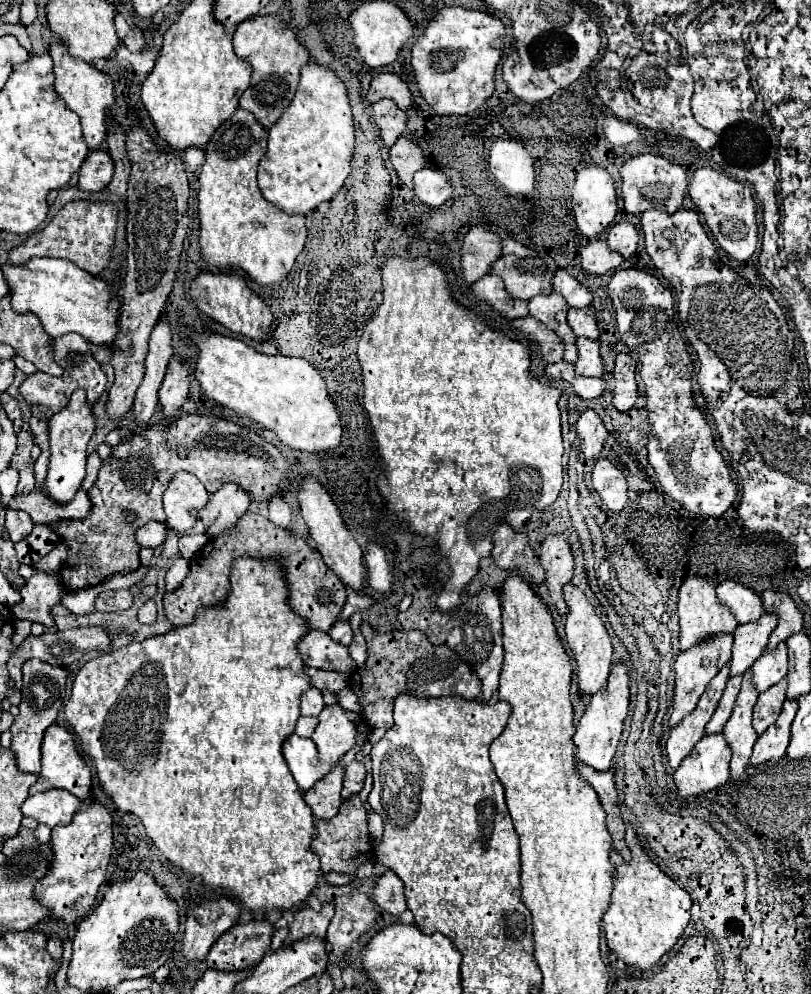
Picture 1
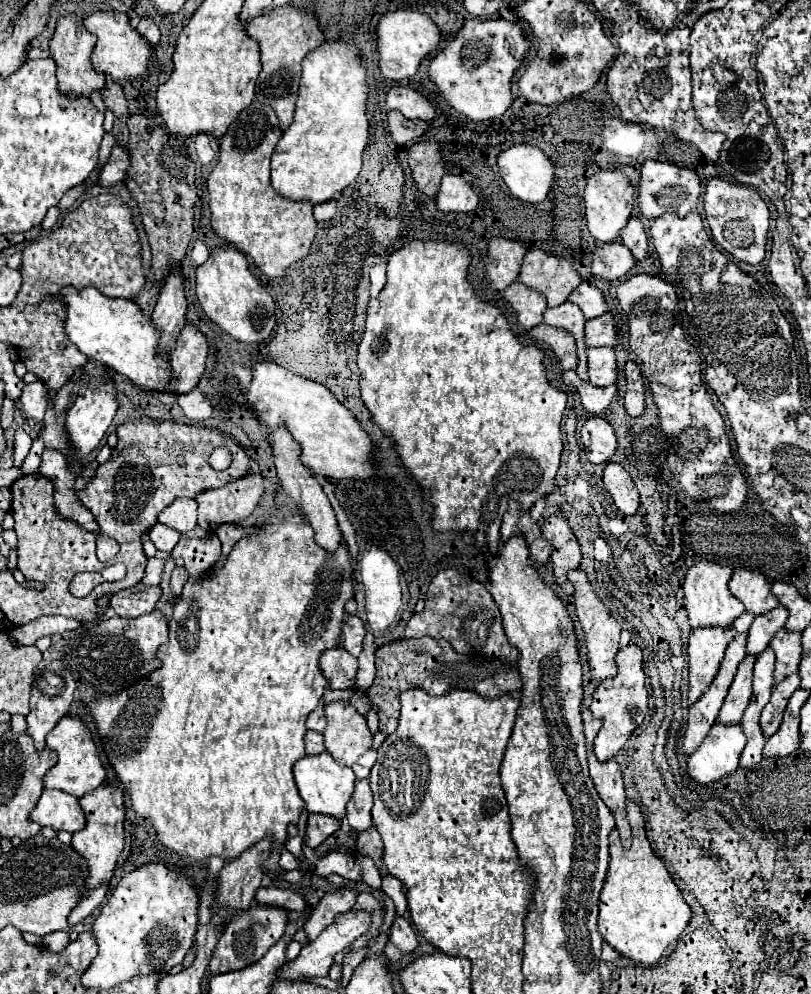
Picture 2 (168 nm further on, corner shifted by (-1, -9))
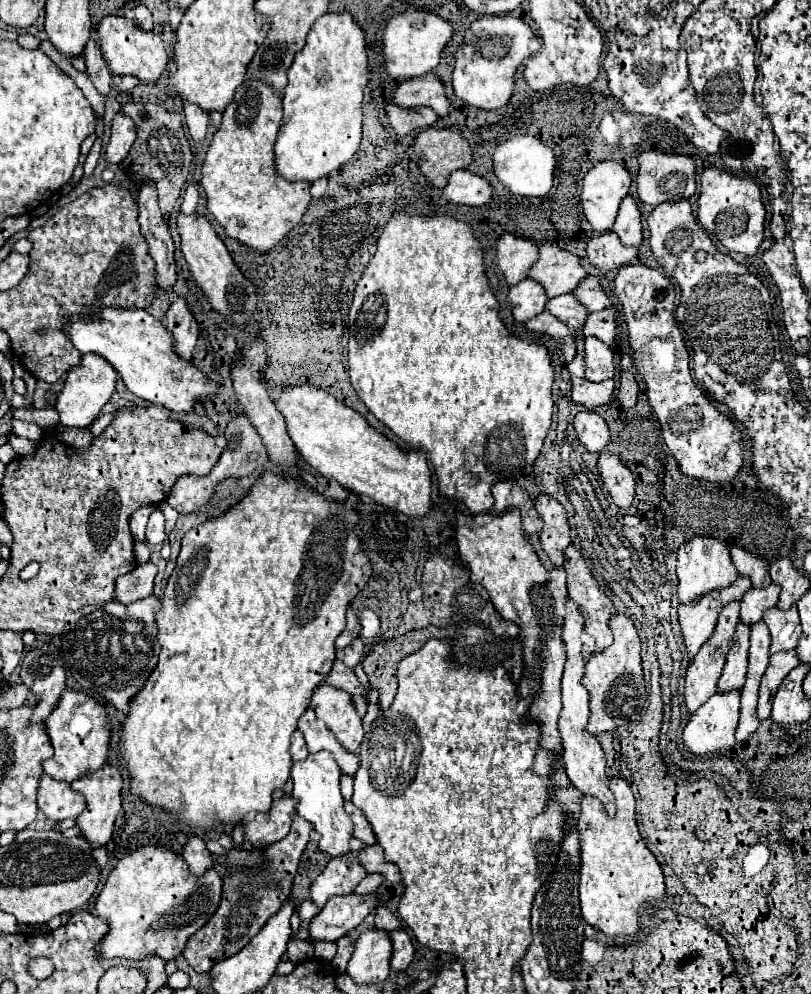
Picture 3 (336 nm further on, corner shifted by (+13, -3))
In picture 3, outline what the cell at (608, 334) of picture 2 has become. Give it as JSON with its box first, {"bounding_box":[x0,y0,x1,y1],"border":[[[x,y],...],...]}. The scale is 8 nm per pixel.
{"bounding_box":[583,307,615,345],"border":[[[607,307],[603,311],[597,311],[597,313],[589,313],[589,319],[585,321],[583,325],[583,335],[589,337],[597,337],[601,339],[603,343],[611,345],[613,343],[613,337],[615,337],[615,311],[613,307]]]}

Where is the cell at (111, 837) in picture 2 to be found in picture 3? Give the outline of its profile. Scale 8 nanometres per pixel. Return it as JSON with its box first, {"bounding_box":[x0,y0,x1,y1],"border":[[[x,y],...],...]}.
{"bounding_box":[71,765,123,847],"border":[[[105,765],[99,771],[95,771],[91,775],[85,775],[83,779],[73,781],[71,787],[73,787],[73,791],[85,795],[85,801],[87,801],[87,807],[77,817],[77,827],[81,829],[81,837],[85,841],[89,841],[91,847],[103,847],[111,839],[115,817],[119,815],[119,809],[121,809],[123,779],[121,779],[119,769],[115,765]]]}

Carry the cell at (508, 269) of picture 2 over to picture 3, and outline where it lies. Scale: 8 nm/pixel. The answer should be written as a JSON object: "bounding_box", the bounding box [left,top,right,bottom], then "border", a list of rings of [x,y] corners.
{"bounding_box":[497,233,537,285],"border":[[[511,233],[497,237],[497,265],[507,285],[517,285],[525,279],[529,267],[537,261],[537,245],[519,239]]]}

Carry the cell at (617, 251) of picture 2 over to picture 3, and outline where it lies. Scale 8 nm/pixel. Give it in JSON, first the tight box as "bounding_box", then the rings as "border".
{"bounding_box":[587,231,637,271],"border":[[[613,231],[595,235],[587,241],[587,259],[593,267],[601,271],[615,271],[637,257],[635,247],[621,245],[619,237]]]}

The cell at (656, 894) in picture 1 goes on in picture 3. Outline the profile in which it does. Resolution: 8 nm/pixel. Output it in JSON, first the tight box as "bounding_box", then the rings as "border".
{"bounding_box":[579,779,665,937],"border":[[[611,779],[609,783],[615,801],[617,801],[617,813],[611,819],[603,805],[595,799],[585,795],[583,799],[583,813],[579,819],[579,833],[581,833],[581,879],[579,879],[579,901],[581,901],[581,913],[583,919],[605,933],[607,937],[637,937],[641,933],[641,909],[649,905],[655,899],[665,897],[665,881],[663,871],[653,857],[653,853],[647,849],[645,841],[639,835],[639,829],[635,825],[635,797],[629,789],[629,785],[623,779]]]}

